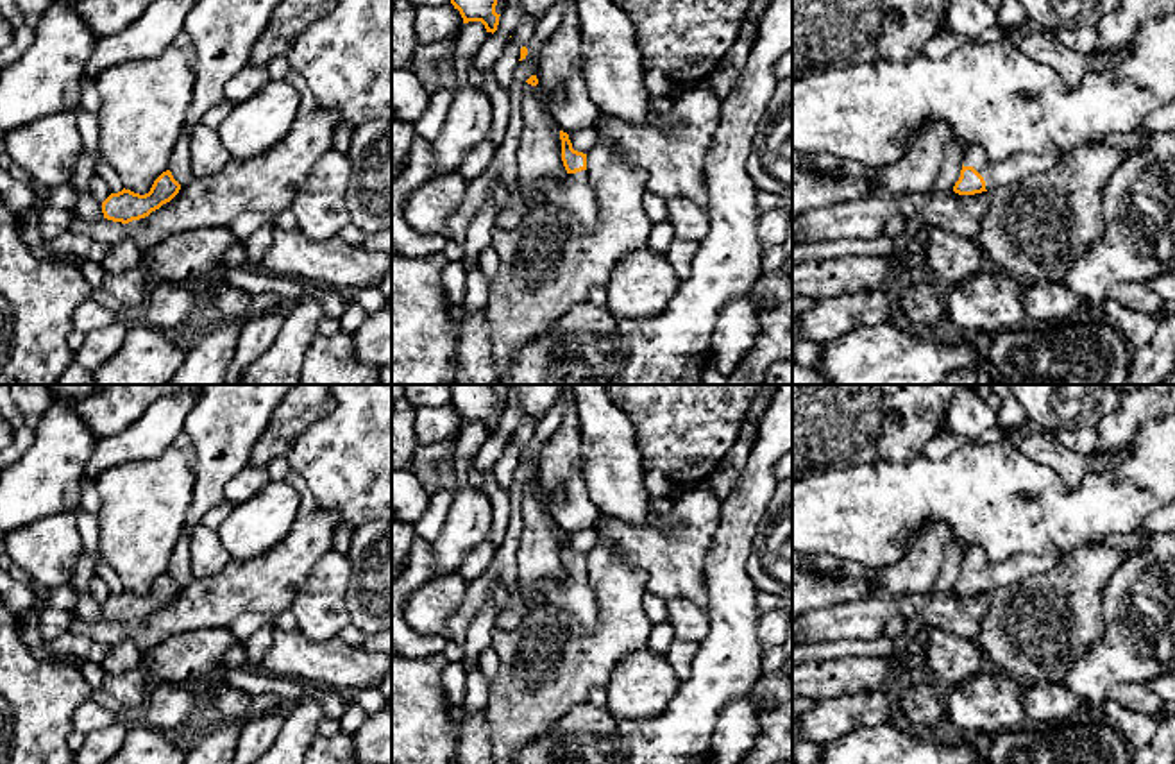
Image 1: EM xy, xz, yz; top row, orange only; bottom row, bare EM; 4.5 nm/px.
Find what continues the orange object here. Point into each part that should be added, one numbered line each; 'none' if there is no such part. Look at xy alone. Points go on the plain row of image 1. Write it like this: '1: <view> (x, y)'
none

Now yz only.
1: yz (1018, 569)

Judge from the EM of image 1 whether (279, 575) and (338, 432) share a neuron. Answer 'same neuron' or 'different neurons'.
different neurons

